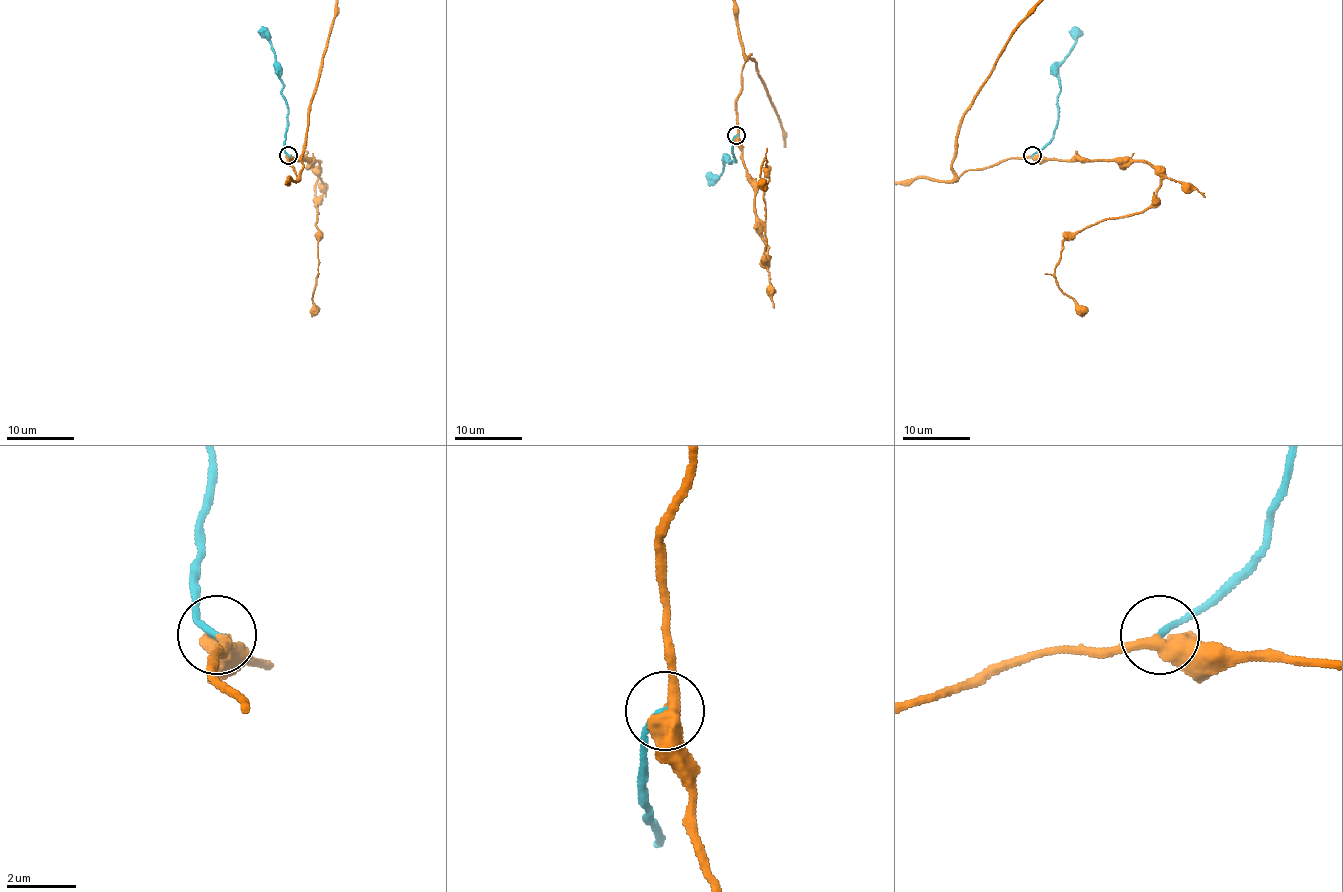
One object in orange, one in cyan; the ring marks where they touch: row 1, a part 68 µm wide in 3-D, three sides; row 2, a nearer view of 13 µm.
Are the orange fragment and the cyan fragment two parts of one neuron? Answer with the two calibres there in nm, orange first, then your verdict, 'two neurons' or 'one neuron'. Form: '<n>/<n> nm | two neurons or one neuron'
360/200 nm | one neuron

